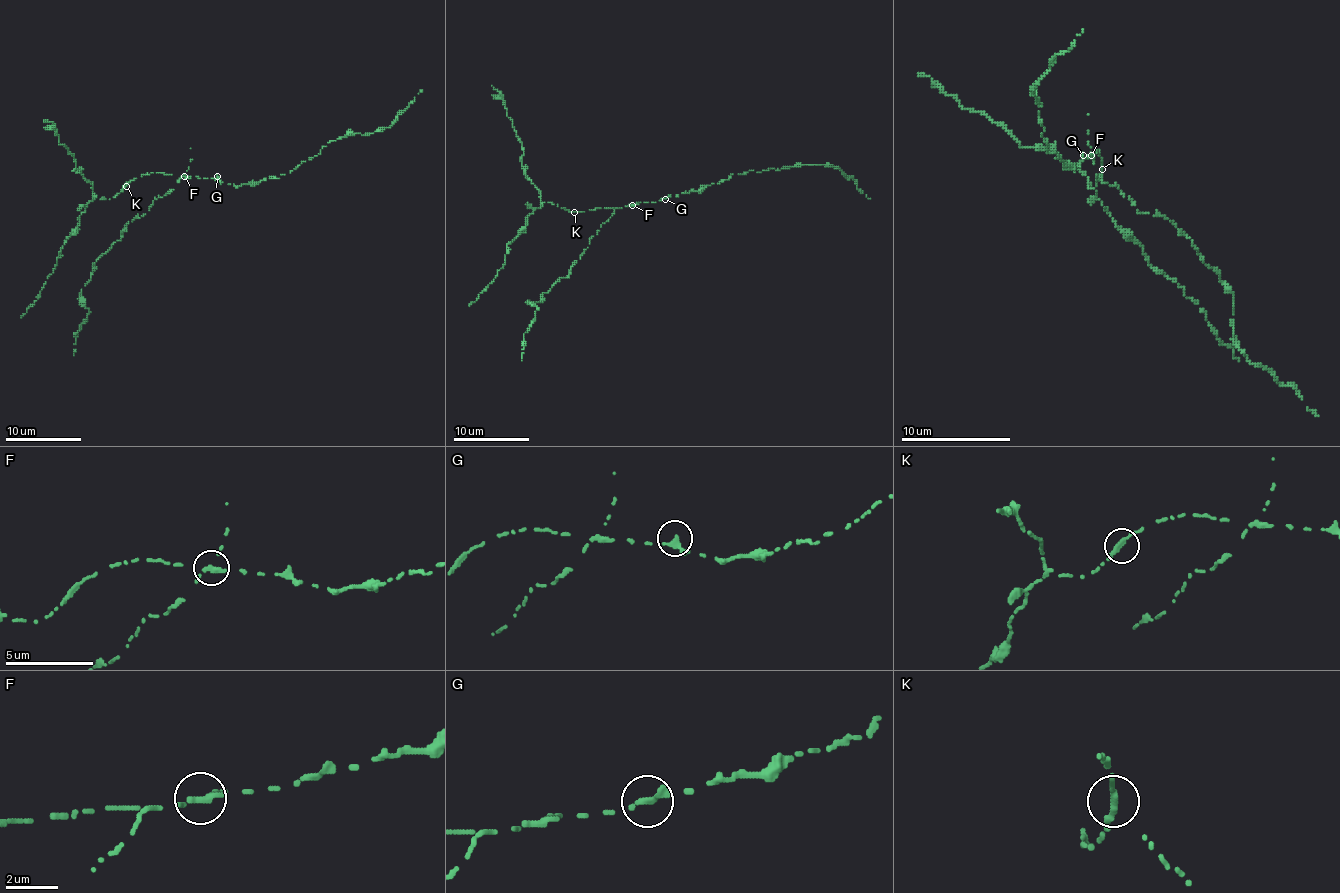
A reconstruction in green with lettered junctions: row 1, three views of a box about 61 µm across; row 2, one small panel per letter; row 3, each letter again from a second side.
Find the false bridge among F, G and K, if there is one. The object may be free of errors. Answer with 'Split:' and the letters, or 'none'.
Split: F

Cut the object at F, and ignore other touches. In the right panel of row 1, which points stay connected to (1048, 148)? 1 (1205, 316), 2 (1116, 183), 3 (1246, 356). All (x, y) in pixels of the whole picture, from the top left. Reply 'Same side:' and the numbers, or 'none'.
Same side: 1

